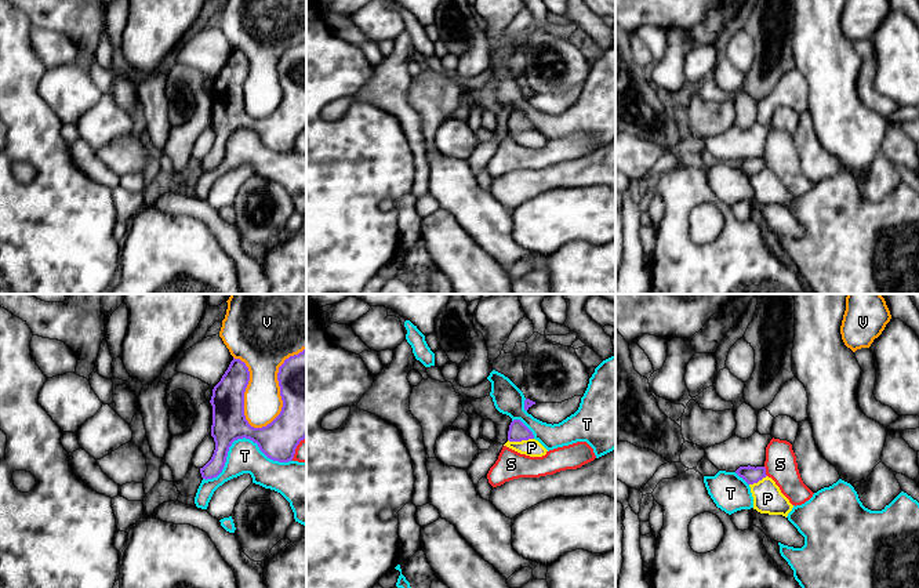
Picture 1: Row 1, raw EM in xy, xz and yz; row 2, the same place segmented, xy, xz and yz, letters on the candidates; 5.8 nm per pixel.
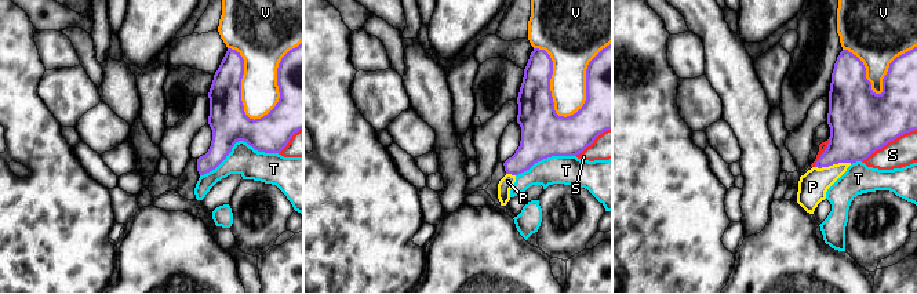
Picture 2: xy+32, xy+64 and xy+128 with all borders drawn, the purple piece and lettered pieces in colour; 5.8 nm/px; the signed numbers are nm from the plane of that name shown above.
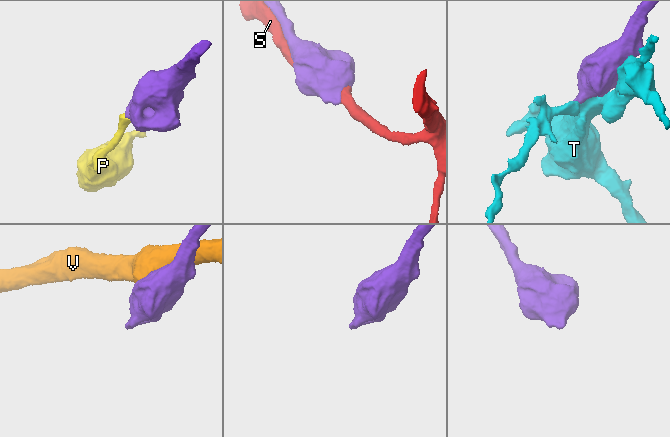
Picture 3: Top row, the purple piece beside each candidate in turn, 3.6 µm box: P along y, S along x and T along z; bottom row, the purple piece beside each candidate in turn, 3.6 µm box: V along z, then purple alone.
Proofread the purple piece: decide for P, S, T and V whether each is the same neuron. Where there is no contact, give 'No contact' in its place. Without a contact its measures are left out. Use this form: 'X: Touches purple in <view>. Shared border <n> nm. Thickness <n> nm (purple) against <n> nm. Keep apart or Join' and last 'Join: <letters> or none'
P: Touches purple in xz. Shared border 150 nm. Thickness 110 nm (purple) against 100 nm. Keep apart
S: Touches purple in yz. Shared border 60 nm. Thickness 100 nm (purple) against 180 nm. Keep apart
T: Touches purple in xy. Shared border 550 nm. Thickness 220 nm (purple) against 190 nm. Keep apart
V: Touches purple in xy. Shared border 550 nm. Thickness 320 nm (purple) against 240 nm. Keep apart
Join: none

